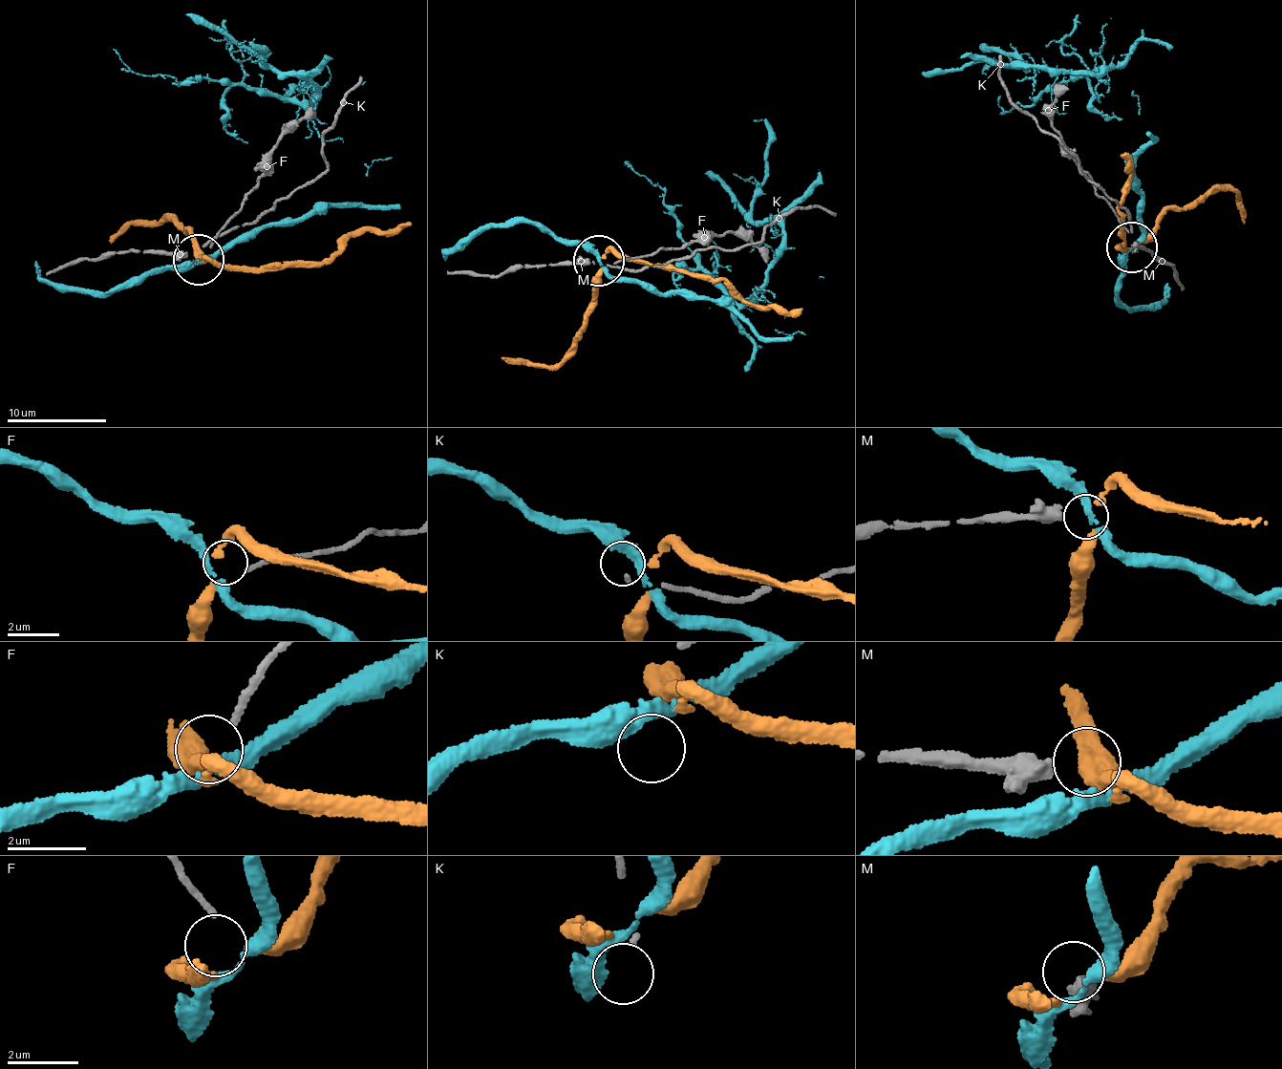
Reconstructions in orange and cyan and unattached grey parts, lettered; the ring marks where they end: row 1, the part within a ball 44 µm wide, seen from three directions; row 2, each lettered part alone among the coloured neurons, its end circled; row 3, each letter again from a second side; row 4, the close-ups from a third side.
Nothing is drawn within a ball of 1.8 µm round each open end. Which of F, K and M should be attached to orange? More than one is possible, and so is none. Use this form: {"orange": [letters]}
{"orange": ["F"]}

